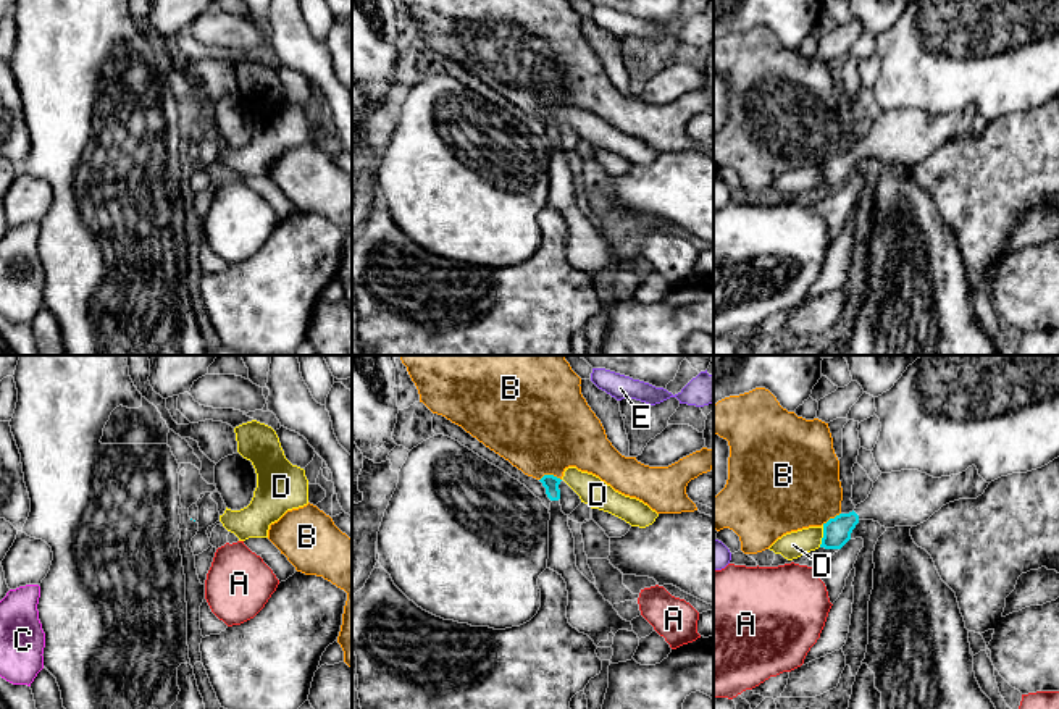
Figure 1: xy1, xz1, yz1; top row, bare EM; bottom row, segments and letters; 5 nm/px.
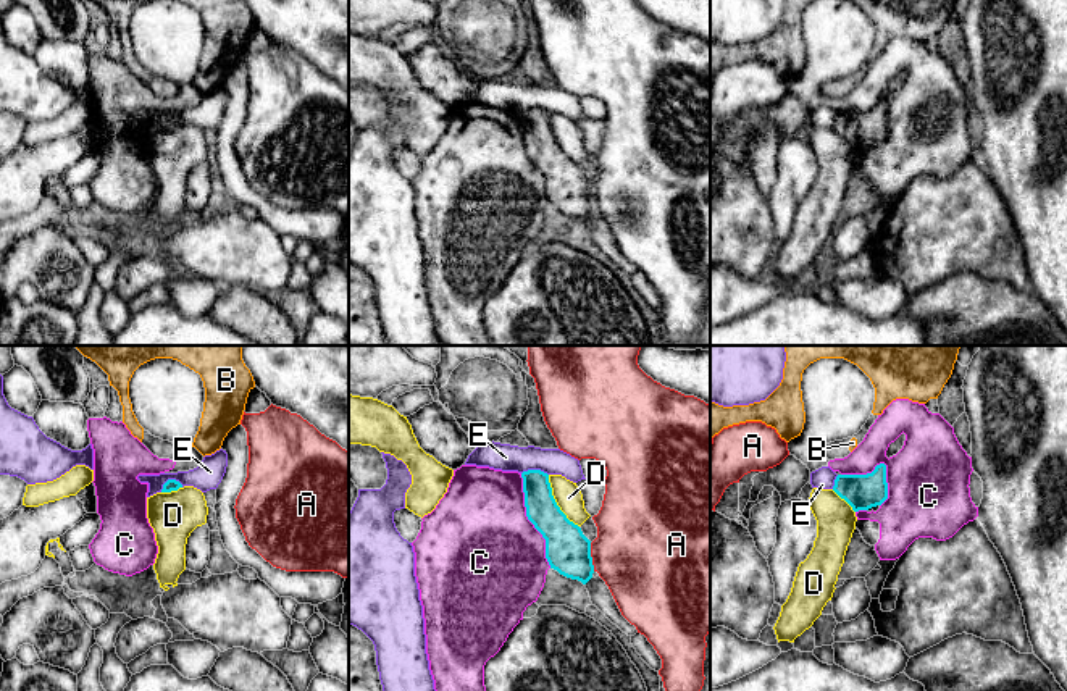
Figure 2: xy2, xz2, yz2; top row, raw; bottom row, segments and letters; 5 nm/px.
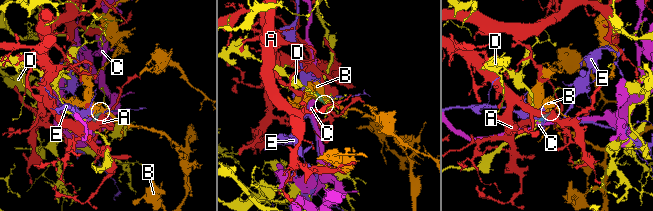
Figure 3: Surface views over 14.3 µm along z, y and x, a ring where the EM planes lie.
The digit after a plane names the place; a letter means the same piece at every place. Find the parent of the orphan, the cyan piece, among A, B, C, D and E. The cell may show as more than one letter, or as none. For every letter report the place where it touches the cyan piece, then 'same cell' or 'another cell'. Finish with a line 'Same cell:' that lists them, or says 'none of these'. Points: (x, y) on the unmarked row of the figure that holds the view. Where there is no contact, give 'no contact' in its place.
A: xz2 (591, 196) | another cell
B: xz1 (549, 113) | another cell
C: xz2 (528, 157) | another cell
D: xz2 (556, 141) | another cell
E: xy2 (170, 118) | another cell
Same cell: none of these

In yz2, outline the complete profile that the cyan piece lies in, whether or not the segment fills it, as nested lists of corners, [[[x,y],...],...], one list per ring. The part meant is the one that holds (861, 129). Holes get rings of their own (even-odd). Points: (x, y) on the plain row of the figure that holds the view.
[[[880,102],[867,113],[838,113],[833,129],[854,150],[881,144],[888,137],[886,103]]]

